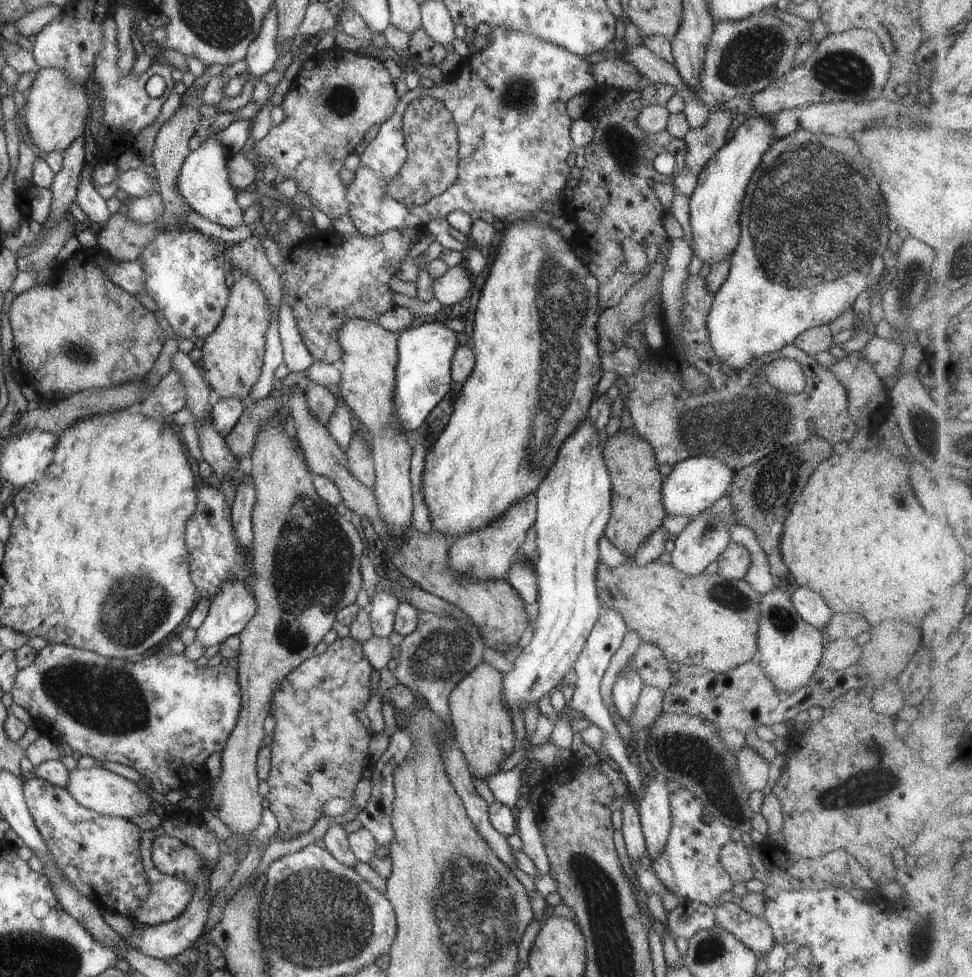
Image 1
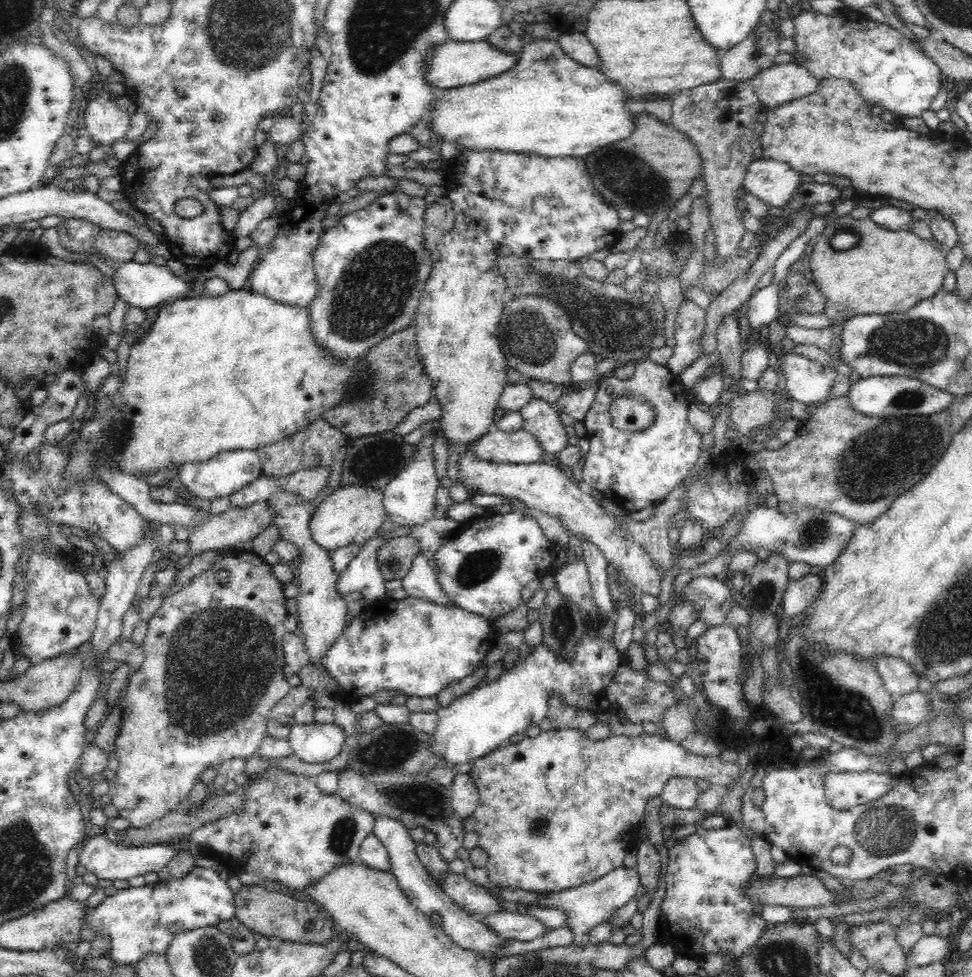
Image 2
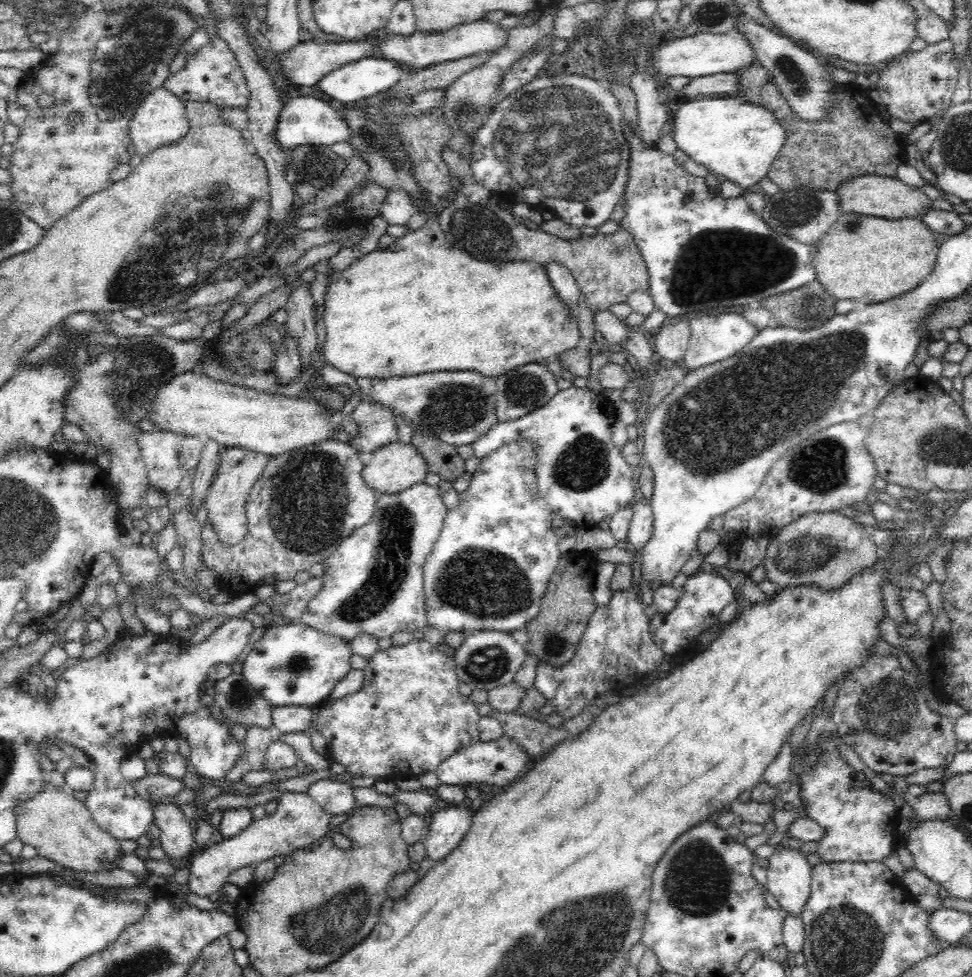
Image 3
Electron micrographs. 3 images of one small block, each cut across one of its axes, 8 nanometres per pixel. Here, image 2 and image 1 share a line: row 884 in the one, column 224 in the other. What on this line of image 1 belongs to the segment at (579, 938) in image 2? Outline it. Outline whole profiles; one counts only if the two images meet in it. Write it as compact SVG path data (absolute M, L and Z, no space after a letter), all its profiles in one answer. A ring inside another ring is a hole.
M225 580L213 596L209 611L197 629L197 638L205 648L222 643L226 637L239 635L256 614L255 595L246 587L247 580Z

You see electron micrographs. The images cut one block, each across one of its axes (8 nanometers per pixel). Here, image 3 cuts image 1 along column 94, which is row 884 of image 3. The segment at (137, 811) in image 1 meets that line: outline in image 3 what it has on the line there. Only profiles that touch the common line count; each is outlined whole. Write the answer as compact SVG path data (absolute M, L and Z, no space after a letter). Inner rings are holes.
M784 846L778 848L768 861L767 883L765 890L771 892L778 901L783 914L801 916L808 898L810 898L810 884L812 866L807 862L806 855L801 850L791 850Z

